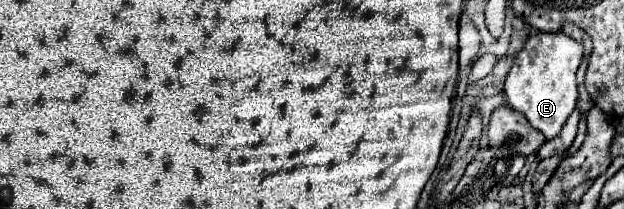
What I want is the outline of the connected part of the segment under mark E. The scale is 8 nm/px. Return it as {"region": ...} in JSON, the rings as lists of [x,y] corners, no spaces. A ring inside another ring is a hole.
{"region":[[[534,30],[526,40],[524,48],[518,52],[514,66],[506,76],[504,94],[508,98],[508,104],[514,110],[522,112],[526,120],[546,136],[546,140],[552,140],[560,134],[564,122],[576,108],[578,100],[576,72],[582,62],[582,56],[584,56],[582,44],[576,42],[574,38],[562,32]]]}

